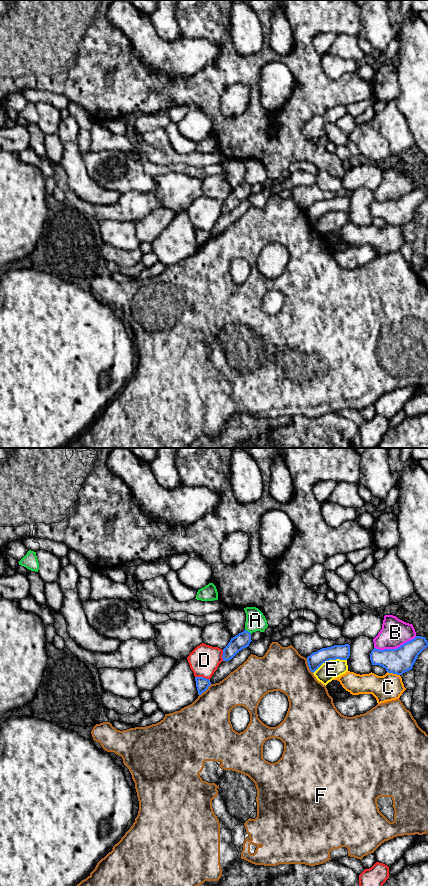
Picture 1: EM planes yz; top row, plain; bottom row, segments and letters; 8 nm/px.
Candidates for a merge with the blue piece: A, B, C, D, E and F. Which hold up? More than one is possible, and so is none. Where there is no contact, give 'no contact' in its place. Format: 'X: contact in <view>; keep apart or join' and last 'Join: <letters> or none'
A: contact in yz; keep apart
B: contact in yz; keep apart
C: contact in yz; keep apart
D: contact in yz; keep apart
E: contact in yz; keep apart
F: contact in yz; keep apart
Join: none

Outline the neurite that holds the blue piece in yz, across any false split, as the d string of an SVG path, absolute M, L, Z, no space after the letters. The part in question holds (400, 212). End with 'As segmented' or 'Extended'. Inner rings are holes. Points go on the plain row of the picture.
M416 188L396 201L379 202L374 200L370 206L372 217L379 217L388 225L402 227L411 222L418 207L428 199L425 189Z. As segmented

